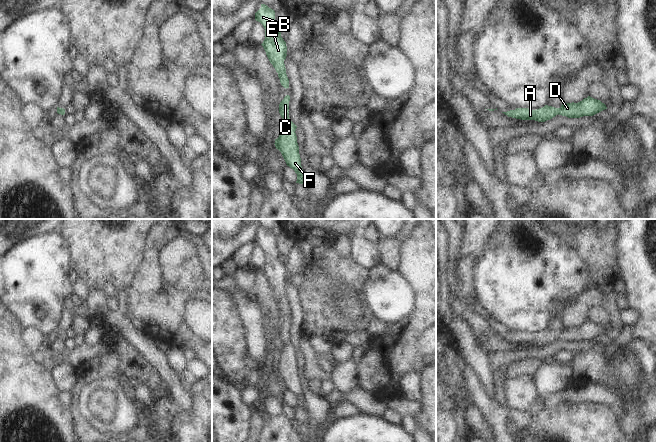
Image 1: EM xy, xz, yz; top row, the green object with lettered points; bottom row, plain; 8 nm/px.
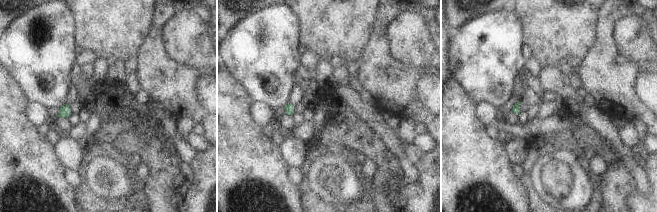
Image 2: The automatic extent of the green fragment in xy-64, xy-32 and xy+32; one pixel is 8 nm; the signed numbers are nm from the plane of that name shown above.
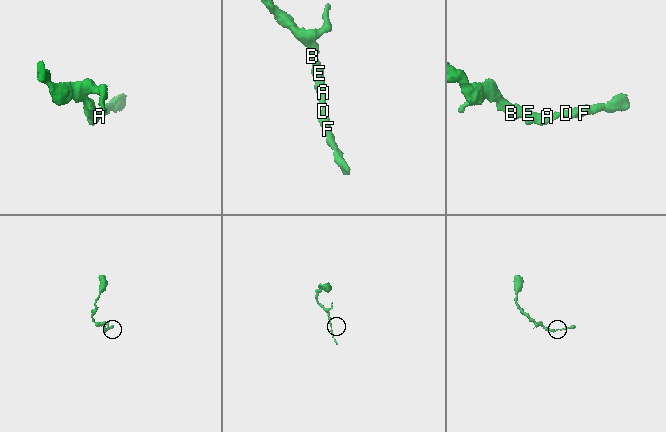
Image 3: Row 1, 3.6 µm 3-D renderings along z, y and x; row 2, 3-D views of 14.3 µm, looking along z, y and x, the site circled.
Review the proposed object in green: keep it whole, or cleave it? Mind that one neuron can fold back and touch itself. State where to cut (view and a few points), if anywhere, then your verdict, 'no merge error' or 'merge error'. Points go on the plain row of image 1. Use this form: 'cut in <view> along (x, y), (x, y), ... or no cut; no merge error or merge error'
no cut; no merge error

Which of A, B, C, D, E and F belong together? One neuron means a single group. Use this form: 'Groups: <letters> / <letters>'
Groups: A B C D E F

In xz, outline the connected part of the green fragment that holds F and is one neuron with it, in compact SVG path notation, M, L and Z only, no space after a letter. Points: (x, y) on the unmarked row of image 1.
M286 319L279 328L279 337L284 346L281 350L280 359L275 363L274 368L276 373L281 376L287 390L292 392L297 398L296 407L304 409L306 402L301 390L299 370L295 357L297 350L289 342L289 325L290 320Z

